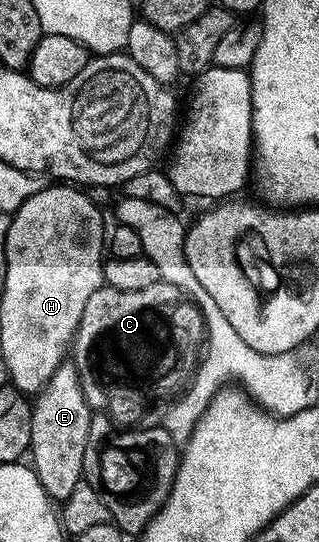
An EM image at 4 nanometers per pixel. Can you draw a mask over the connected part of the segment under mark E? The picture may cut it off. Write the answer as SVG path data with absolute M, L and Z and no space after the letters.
M74 364L59 365L57 371L53 371L47 386L40 389L34 398L31 410L29 461L41 487L45 487L52 502L67 501L69 495L73 495L75 488L84 480L82 456L85 455L86 441L90 437L92 416L91 404L85 399Z

